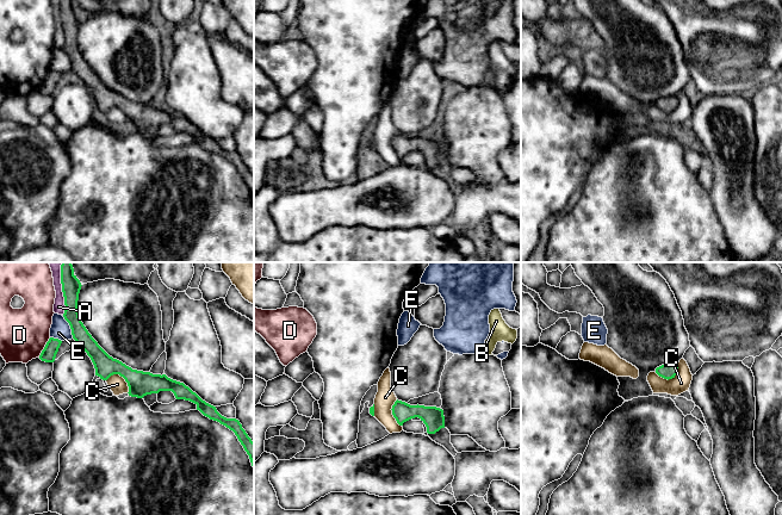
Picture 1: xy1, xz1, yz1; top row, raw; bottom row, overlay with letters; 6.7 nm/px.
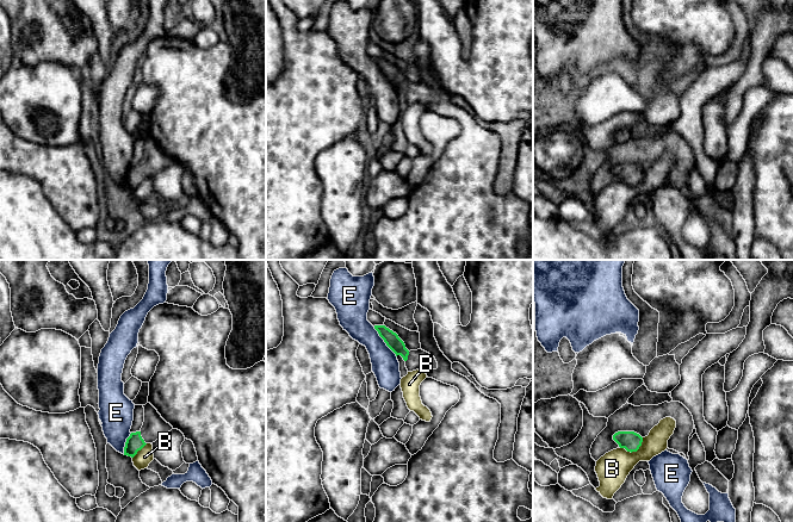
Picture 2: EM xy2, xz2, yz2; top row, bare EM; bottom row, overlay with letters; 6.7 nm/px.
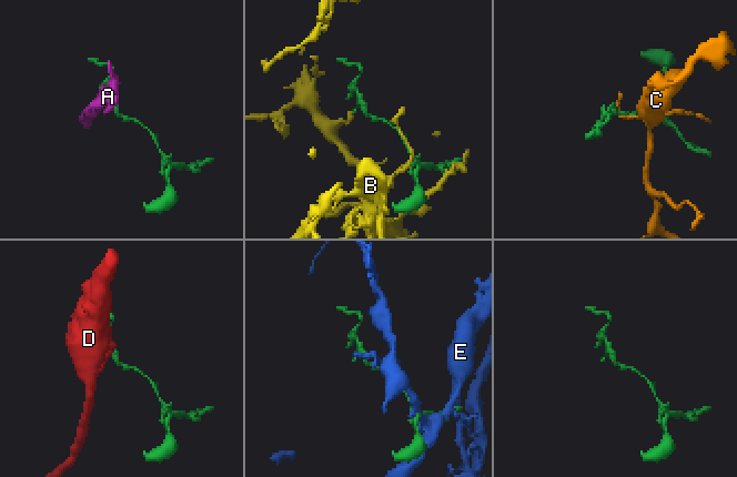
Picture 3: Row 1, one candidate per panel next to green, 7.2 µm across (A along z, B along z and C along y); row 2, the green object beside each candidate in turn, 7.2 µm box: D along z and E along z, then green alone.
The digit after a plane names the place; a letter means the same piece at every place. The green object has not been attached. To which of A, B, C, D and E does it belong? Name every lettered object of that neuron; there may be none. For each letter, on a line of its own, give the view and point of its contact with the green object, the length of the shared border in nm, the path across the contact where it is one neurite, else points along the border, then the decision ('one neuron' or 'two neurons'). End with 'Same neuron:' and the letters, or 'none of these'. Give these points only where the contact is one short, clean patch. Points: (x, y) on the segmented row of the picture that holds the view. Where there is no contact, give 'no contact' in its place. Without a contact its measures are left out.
A: xy1 (62, 289) | 360 nm | two neurons
B: yz2 (634, 451) | 180 nm | two neurons
C: yz1 (670, 378) | 180 nm | along yz1 (678, 364), (678, 371), (669, 379), (664, 379), (655, 372) | two neurons
D: xy1 (44, 347) | 160 nm | two neurons
E: xz2 (384, 341) | 260 nm | two neurons
Same neuron: none of these

